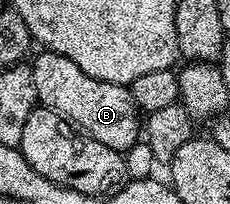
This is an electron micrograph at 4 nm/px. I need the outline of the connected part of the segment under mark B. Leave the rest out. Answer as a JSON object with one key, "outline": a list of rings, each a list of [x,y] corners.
{"outline":[[[42,51],[39,54],[32,61],[39,106],[57,110],[85,136],[104,143],[104,147],[117,153],[125,155],[133,145],[139,144],[144,125],[140,120],[138,104],[132,99],[127,86],[92,79],[92,75],[84,75],[72,59],[59,53]]]}

